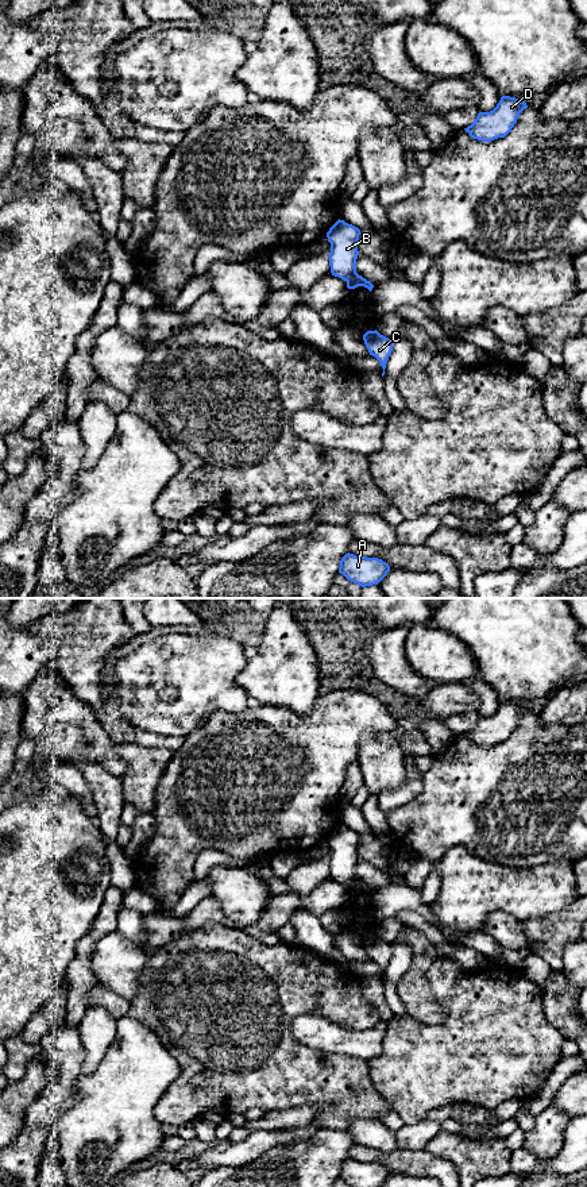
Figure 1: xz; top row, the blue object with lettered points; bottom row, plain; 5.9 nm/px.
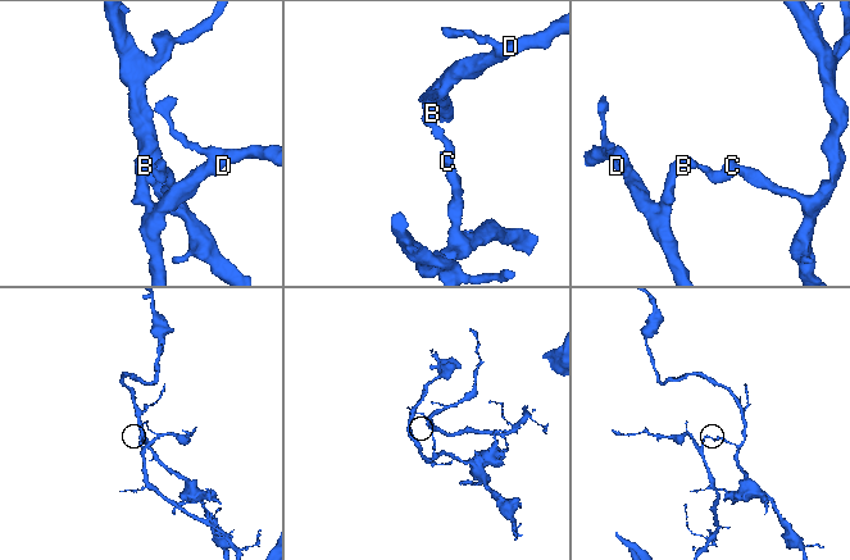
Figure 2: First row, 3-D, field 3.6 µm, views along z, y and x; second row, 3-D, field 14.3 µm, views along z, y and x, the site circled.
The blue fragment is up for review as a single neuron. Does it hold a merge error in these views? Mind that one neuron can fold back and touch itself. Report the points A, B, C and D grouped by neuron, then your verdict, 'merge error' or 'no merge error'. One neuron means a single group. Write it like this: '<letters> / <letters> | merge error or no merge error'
A C / B D | merge error

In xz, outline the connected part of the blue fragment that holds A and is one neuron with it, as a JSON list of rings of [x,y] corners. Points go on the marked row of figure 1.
[[[345,554],[340,560],[339,573],[362,587],[378,585],[390,571],[390,566],[378,558]]]

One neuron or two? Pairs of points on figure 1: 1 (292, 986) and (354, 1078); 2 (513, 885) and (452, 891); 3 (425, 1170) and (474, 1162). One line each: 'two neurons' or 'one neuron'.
1: one neuron
2: one neuron
3: two neurons

